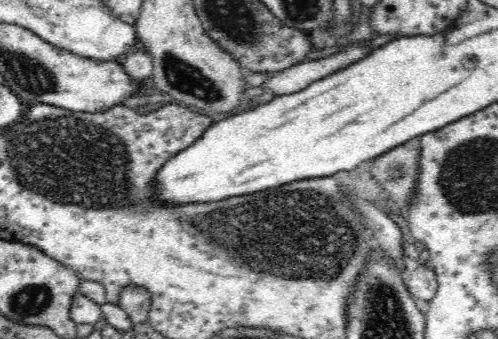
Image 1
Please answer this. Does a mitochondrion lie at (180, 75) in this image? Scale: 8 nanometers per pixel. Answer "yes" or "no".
yes

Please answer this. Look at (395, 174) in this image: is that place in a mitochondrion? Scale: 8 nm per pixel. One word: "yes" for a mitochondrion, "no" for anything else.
yes

